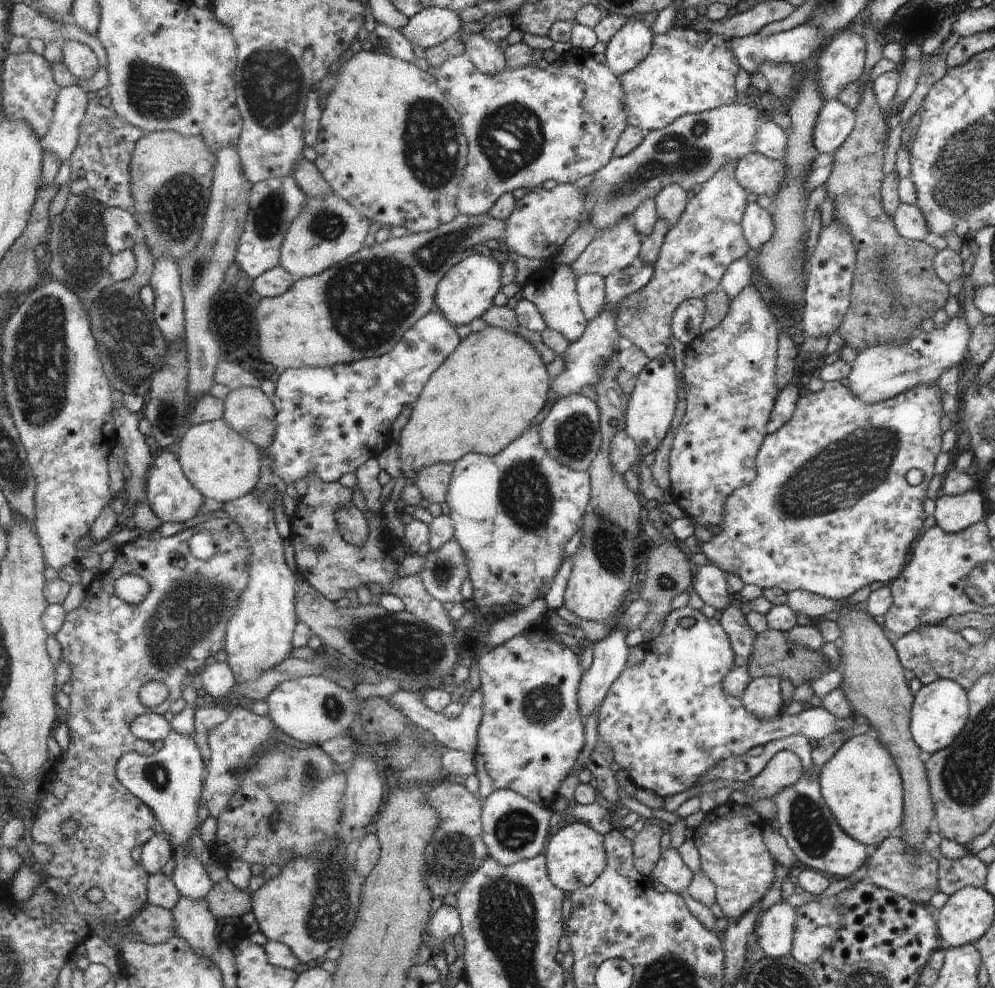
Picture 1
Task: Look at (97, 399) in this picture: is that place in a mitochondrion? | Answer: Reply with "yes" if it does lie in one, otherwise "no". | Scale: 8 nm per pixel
no

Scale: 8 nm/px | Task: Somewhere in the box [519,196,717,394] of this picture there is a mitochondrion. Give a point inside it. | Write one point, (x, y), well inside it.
(640, 316)

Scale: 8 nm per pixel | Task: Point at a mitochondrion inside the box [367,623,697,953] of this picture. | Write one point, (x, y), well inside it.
(451, 856)

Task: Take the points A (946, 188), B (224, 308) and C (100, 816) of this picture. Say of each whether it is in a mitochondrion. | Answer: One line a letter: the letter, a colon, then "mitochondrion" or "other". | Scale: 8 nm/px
A: mitochondrion
B: other
C: other

